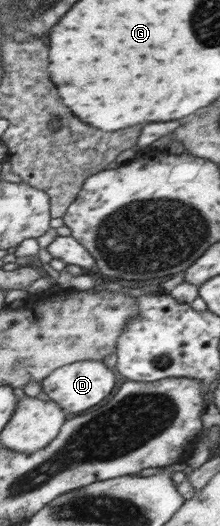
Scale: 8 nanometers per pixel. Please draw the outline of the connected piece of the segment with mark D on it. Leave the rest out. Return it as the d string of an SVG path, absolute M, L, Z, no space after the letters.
M80 362L57 368L41 383L42 391L65 410L79 414L100 404L115 388L115 374L103 366L103 362Z

